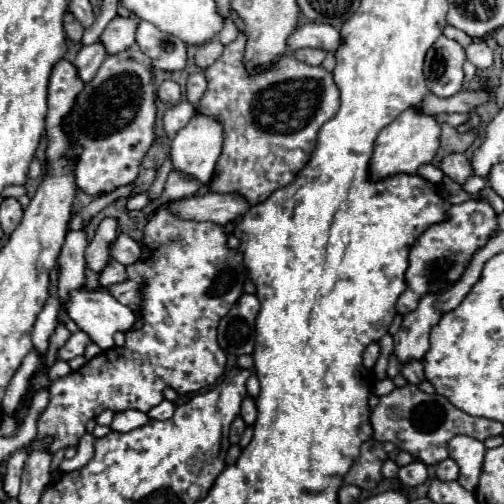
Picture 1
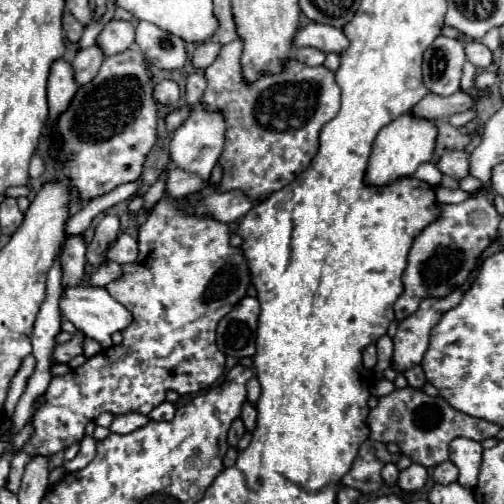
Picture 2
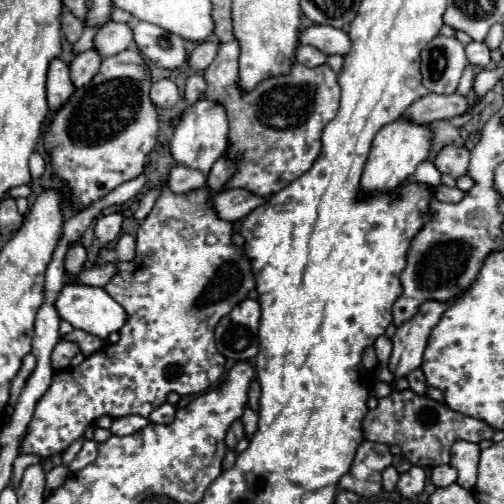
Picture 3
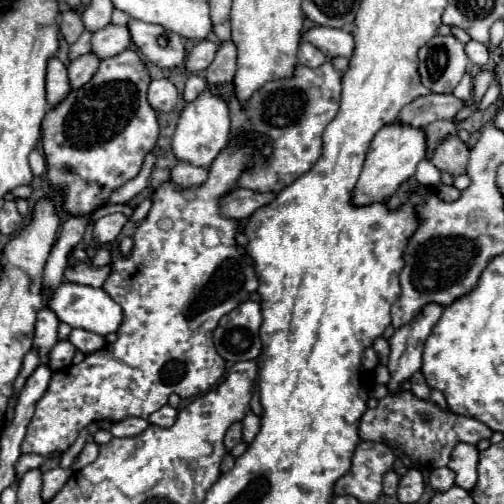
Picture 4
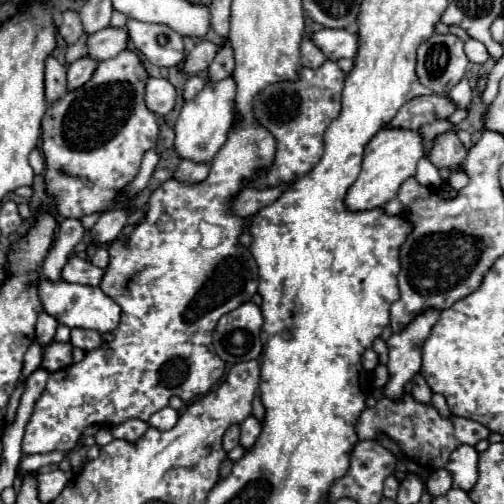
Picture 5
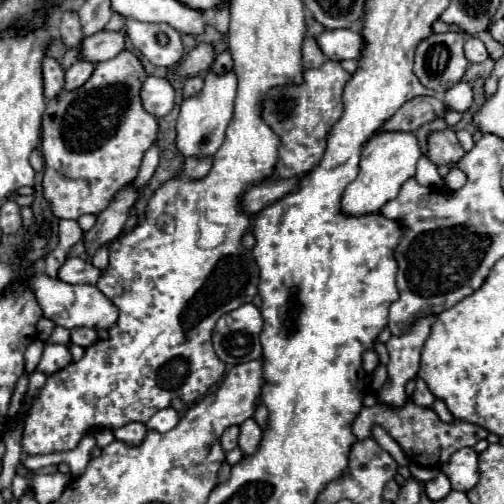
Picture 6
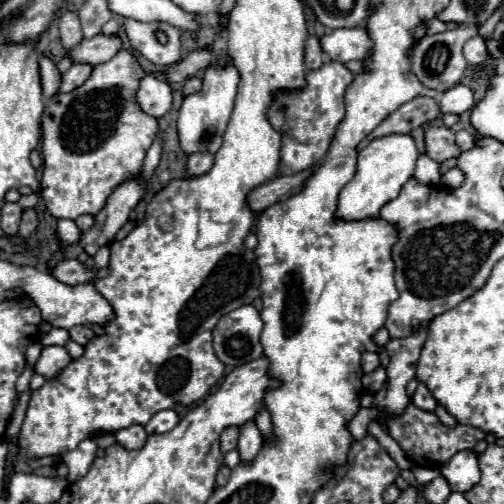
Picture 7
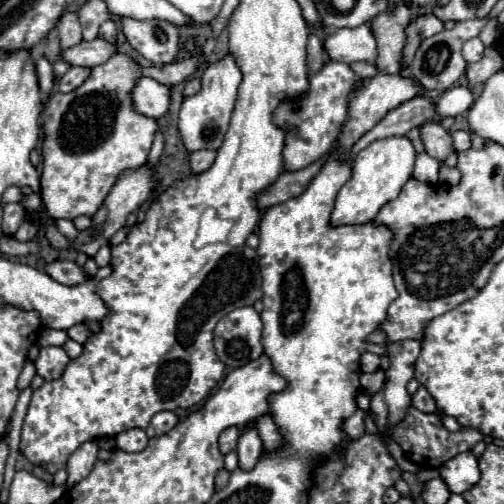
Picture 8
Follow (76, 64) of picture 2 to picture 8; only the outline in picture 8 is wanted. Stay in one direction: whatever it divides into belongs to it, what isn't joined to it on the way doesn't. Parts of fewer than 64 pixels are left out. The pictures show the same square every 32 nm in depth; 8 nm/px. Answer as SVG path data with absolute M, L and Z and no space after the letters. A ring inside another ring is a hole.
M72 66L62 78L60 78L60 84L58 84L58 90L60 92L72 92L76 90L90 74L90 68L76 68Z

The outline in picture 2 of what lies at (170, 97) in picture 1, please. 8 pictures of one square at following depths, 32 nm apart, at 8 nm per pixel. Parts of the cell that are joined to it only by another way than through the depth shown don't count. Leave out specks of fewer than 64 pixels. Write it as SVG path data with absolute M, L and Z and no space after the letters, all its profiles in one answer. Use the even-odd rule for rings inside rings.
M162 80L160 84L154 86L154 92L152 92L154 100L162 106L174 106L180 98L180 90L178 90L178 84L172 82L172 80Z

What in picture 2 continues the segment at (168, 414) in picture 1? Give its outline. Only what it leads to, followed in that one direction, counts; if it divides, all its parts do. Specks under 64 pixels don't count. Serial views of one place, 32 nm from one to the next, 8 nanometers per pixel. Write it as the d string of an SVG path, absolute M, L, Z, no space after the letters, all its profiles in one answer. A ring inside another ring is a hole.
M162 402L160 406L156 406L150 414L148 414L148 418L150 420L156 420L156 422L168 422L168 420L172 420L174 418L174 404L170 404L170 402Z

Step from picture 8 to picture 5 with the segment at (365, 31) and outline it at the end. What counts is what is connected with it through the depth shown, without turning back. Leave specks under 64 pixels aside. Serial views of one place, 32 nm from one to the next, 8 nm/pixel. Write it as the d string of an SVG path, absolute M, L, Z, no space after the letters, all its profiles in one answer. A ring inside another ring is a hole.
M322 28L312 36L314 44L330 58L330 60L340 60L340 58L356 58L358 52L358 36L356 32L350 30L332 30L332 28Z

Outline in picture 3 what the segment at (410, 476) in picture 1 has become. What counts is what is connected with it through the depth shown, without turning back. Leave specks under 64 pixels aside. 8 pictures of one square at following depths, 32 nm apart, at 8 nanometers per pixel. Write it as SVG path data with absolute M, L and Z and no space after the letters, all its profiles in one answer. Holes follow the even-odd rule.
M412 466L408 472L404 472L398 480L398 492L402 498L406 500L416 500L422 490L424 490L424 482L426 482L426 474L422 468Z

